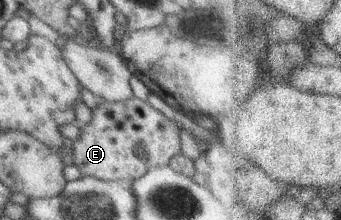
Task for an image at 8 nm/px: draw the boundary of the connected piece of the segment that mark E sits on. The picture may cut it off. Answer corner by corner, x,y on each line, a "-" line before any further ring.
136,97
123,102
102,101
92,112
91,122
81,125
81,136
74,141
74,165
83,176
94,176
101,180
124,179
134,182
151,171
153,167
169,165
171,160
181,153
180,126
153,108
148,101
142,101

